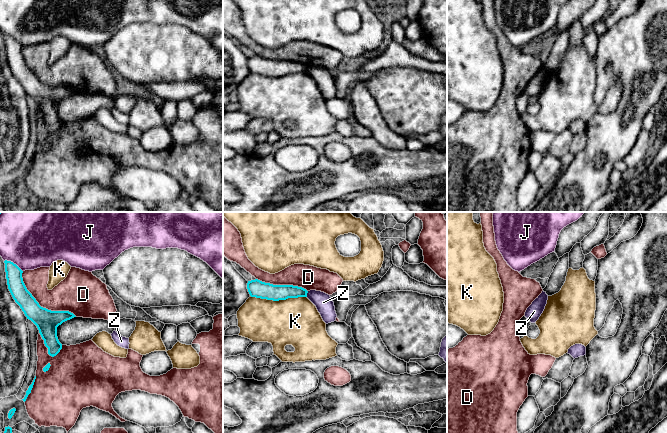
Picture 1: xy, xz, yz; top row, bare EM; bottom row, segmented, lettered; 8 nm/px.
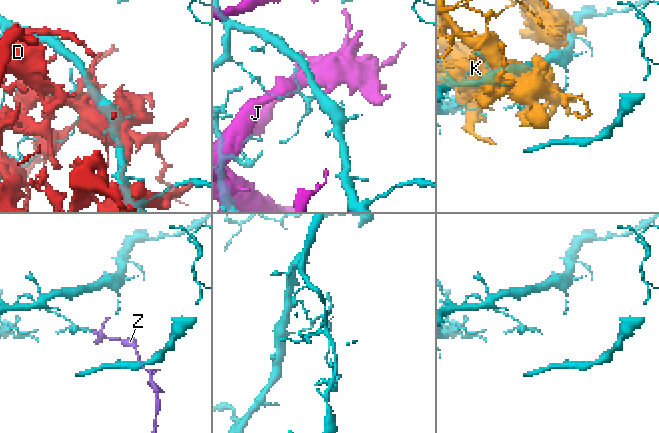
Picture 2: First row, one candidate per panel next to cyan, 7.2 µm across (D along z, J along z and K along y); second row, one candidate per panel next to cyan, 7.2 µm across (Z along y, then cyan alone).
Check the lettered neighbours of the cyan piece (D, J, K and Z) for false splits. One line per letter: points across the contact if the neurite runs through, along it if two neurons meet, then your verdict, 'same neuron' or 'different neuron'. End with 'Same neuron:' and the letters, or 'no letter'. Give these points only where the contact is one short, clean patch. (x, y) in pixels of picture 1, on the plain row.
D: different neuron
J: different neuron
K: different neuron
Z: border along xz (308, 67), (306, 72); different neuron
Same neuron: no letter

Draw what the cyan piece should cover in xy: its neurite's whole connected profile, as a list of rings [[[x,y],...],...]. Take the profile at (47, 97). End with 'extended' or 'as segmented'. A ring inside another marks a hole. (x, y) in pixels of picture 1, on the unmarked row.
[[[5,36],[4,39],[8,65],[13,75],[27,95],[37,102],[48,124],[48,130],[52,133],[56,132],[62,125],[62,120],[57,113],[57,103],[76,92],[69,87],[51,87],[41,83],[25,62],[23,47],[11,37]]]; as segmented

